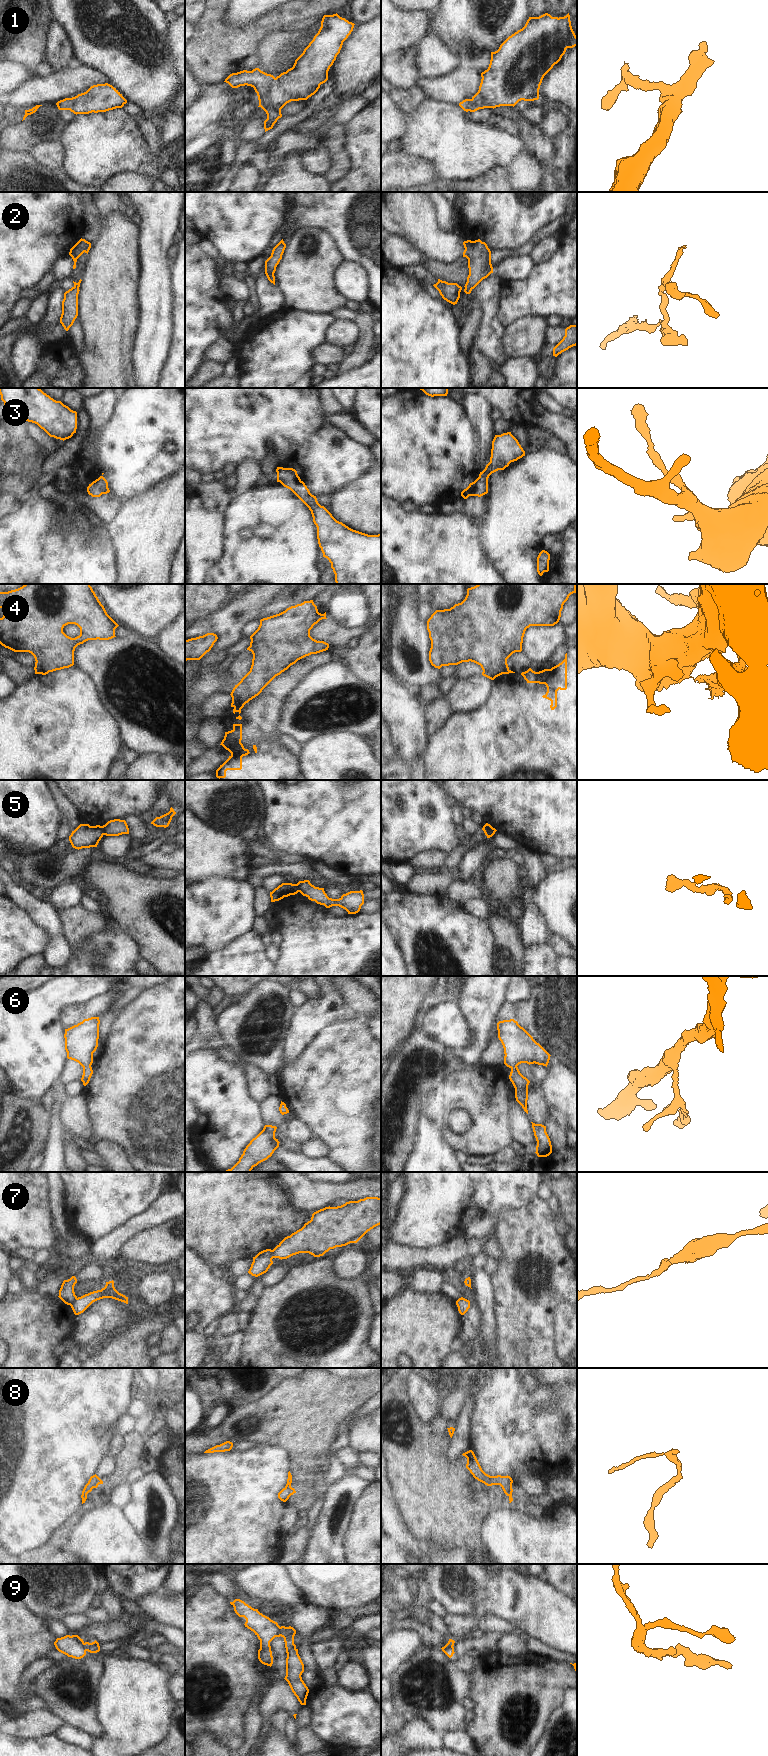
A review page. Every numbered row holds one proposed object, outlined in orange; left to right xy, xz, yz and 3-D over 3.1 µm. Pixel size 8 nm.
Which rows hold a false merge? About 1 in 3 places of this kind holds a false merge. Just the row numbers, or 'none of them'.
4, 5, 7, 9

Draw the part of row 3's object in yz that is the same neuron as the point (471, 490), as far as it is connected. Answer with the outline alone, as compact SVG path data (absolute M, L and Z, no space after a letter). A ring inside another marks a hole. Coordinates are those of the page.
M511 432L495 435L492 441L490 462L480 472L479 477L461 492L461 496L467 499L469 496L481 497L488 493L488 478L498 471L504 470L511 462L525 456L525 451Z

